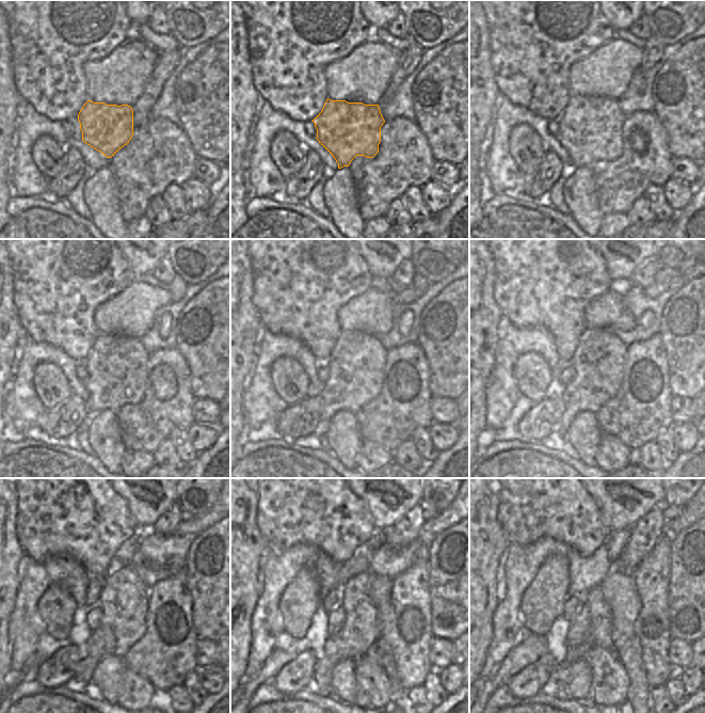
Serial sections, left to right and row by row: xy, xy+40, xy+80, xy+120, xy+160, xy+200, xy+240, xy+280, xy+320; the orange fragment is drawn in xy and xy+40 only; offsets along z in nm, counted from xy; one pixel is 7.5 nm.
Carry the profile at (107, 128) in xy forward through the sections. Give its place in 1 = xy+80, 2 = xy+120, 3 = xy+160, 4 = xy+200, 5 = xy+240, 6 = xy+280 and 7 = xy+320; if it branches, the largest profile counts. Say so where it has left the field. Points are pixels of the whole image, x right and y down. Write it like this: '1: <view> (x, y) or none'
1: xy+80 (590, 128)
2: xy+120 (115, 366)
3: xy+160 (356, 364)
4: xy+200 (598, 361)
5: xy+240 (124, 599)
6: xy+280 (361, 629)
7: xy+320 (598, 634)

